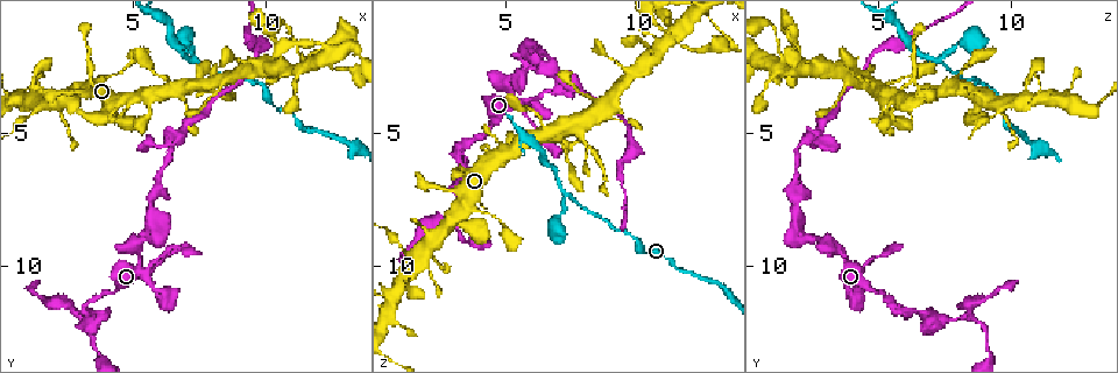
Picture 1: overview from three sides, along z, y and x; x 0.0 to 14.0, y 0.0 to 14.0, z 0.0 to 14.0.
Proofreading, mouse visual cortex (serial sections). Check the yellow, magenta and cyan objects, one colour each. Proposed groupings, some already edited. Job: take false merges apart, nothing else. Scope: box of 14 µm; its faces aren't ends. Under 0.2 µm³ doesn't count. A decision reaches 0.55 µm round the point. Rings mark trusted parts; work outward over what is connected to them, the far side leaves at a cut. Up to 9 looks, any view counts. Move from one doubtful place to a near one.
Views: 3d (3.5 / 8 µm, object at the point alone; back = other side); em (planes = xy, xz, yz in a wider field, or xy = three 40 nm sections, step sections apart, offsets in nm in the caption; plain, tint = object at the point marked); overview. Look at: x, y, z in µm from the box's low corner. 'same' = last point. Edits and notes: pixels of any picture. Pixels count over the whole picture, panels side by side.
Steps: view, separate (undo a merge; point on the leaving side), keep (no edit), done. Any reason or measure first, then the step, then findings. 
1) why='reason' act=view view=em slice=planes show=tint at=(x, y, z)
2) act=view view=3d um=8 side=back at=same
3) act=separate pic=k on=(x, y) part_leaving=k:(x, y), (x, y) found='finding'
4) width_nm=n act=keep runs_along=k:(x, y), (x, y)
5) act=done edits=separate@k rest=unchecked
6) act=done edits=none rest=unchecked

act=view view=3d um=3.5 at=(5.9, 9.0, 2.2)

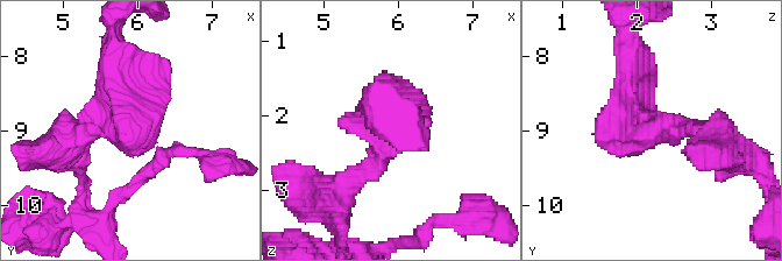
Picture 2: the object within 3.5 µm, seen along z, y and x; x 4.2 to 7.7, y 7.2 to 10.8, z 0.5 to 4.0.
act=keep runs_along=2:(712, 138), (638, 131), (626, 76) found='one cell here'

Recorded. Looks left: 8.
why='narrows sharply' act=view view=3d um=3.5 at=(3.4, 11.8, 6.3)

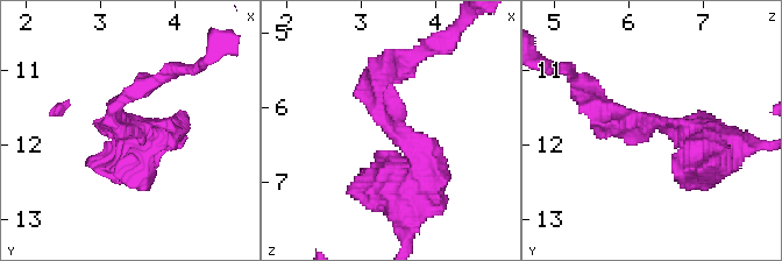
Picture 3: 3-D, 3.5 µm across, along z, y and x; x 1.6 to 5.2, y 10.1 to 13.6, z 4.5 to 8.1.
arm_widths_nm=200,300 act=view view=em slice=xy step=2 show=tint at=(3.40, 11.70, 6.35)

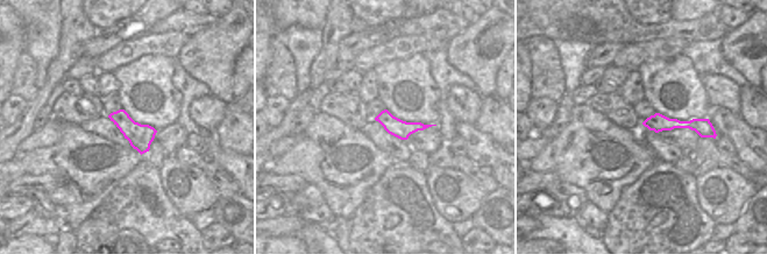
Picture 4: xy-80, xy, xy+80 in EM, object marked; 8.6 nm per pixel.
width_nm=160 act=keep runs_along=3:(591, 97), (616, 121), (711, 140) found='all the same cell'

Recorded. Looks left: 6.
why='three-way junction' act=view view=3d um=8 at=(3.6, 13.3, 9.1)

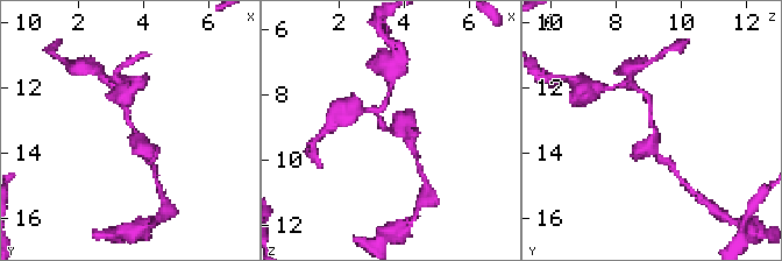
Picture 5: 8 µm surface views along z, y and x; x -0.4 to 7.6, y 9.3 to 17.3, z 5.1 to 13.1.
why='shape alone is not enough' act=view view=em slice=xy step=1 show=tint at=(3.7, 13.3, 9.2)

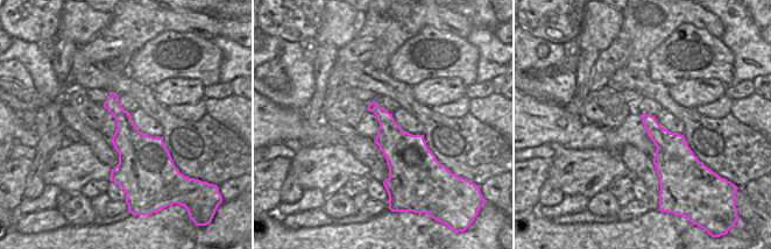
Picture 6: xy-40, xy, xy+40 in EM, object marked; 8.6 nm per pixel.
width_nm=320 act=keep runs_along=5:(121, 99), (127, 121), (148, 152) found='continuous, no second cell'

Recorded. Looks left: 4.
why='two arms in line, one across' act=view view=3d um=3.5 at=(7.3, 2.3, 7.3)

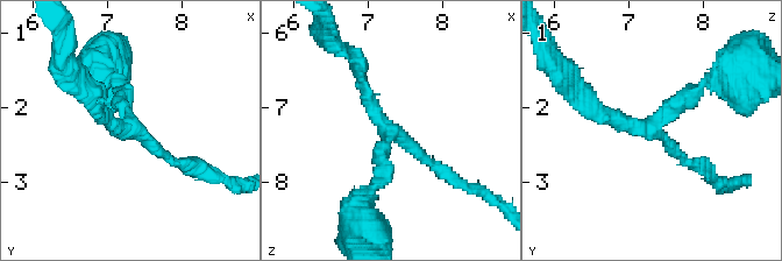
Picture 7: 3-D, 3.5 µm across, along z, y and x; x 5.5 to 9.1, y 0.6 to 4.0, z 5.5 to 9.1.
arms=3 arm_widths_nm=150,200,200 why='need the tissue' act=view view=em slice=planes show=tint at=(7.30, 2.30, 7.30)

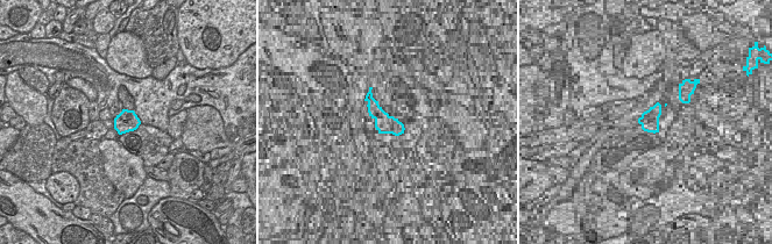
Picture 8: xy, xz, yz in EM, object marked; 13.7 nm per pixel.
act=keep runs_along=7:(182, 164), (128, 128), (113, 82) found='all the same cell'

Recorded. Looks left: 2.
act=done edits=none rest=unchecked

